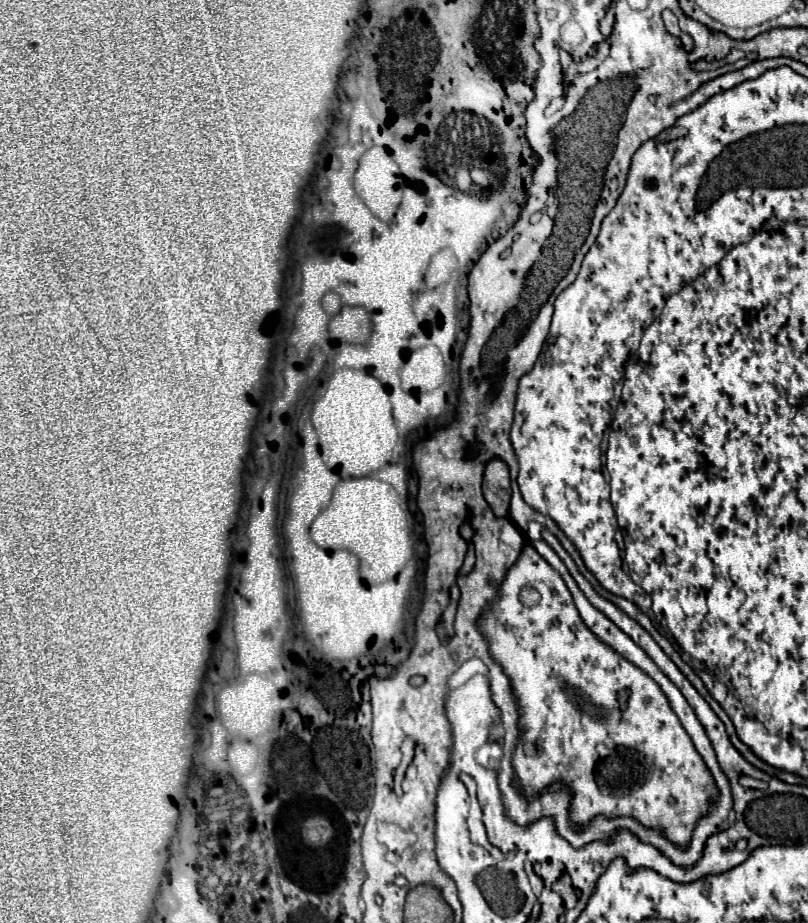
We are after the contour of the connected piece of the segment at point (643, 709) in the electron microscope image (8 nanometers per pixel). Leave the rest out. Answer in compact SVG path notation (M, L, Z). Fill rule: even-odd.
M532 546L522 550L516 564L504 576L496 602L490 602L478 616L476 626L488 642L494 662L498 662L510 678L512 694L520 710L518 726L522 736L512 754L514 788L520 796L536 798L546 792L548 786L564 784L570 790L568 812L576 830L584 828L600 814L606 818L630 816L644 824L644 828L660 830L674 846L688 848L698 820L710 814L710 802L718 796L712 774L704 768L704 760L700 760L690 736L684 732L680 720L676 720L660 686L650 676L644 676L630 660L624 660L614 648L604 644L582 622L564 580ZM522 586L542 592L538 606L526 608L520 604L518 594ZM544 750L556 750L556 754L548 756Z

